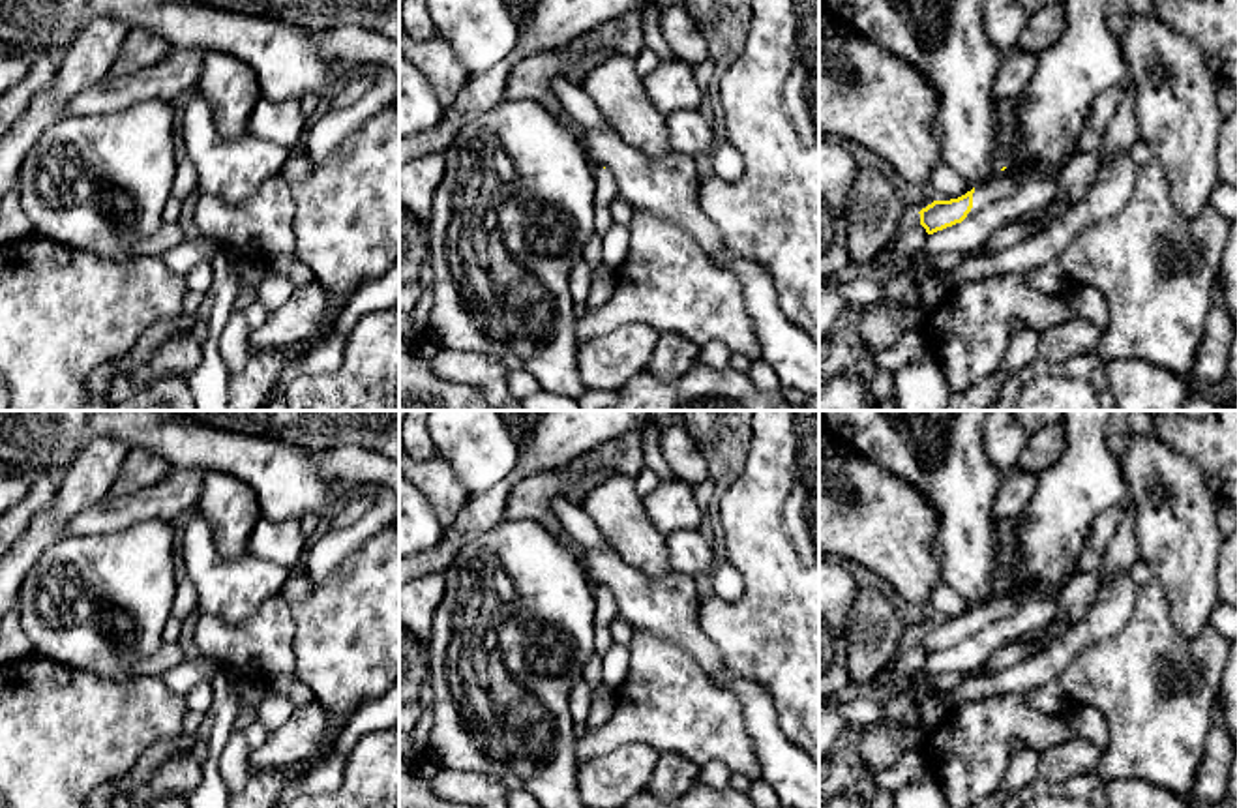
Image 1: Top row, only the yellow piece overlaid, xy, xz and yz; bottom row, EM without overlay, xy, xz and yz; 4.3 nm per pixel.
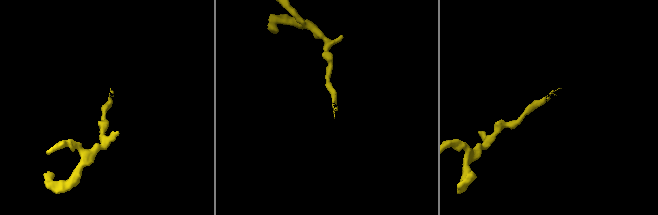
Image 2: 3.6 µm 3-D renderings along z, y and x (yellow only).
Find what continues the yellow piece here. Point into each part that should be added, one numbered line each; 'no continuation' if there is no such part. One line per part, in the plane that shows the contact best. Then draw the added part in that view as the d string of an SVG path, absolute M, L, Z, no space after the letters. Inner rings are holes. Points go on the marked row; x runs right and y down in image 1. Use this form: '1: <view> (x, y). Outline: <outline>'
1: yz (1007, 195). Outline: M1033 163L997 169L975 186L973 208L961 225L971 232L969 246L980 246L1001 225L1018 221L1053 201L1059 169Z

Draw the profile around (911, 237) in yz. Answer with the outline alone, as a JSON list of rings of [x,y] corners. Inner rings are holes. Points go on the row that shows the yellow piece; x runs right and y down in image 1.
[[[920,214],[907,219],[892,242],[864,268],[868,274],[881,276],[890,272],[898,261],[917,255],[928,238],[920,225]]]

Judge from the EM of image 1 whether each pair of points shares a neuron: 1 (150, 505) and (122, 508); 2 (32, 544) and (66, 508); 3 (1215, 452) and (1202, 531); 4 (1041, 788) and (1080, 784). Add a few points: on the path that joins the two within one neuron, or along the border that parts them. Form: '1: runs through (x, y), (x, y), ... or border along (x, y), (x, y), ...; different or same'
1: runs through (143, 505), (130, 508); same
2: runs through (40, 535), (57, 518); same
3: border along (1183, 454), (1202, 471), (1217, 507); different
4: runs through (1050, 788), (1071, 788); same

